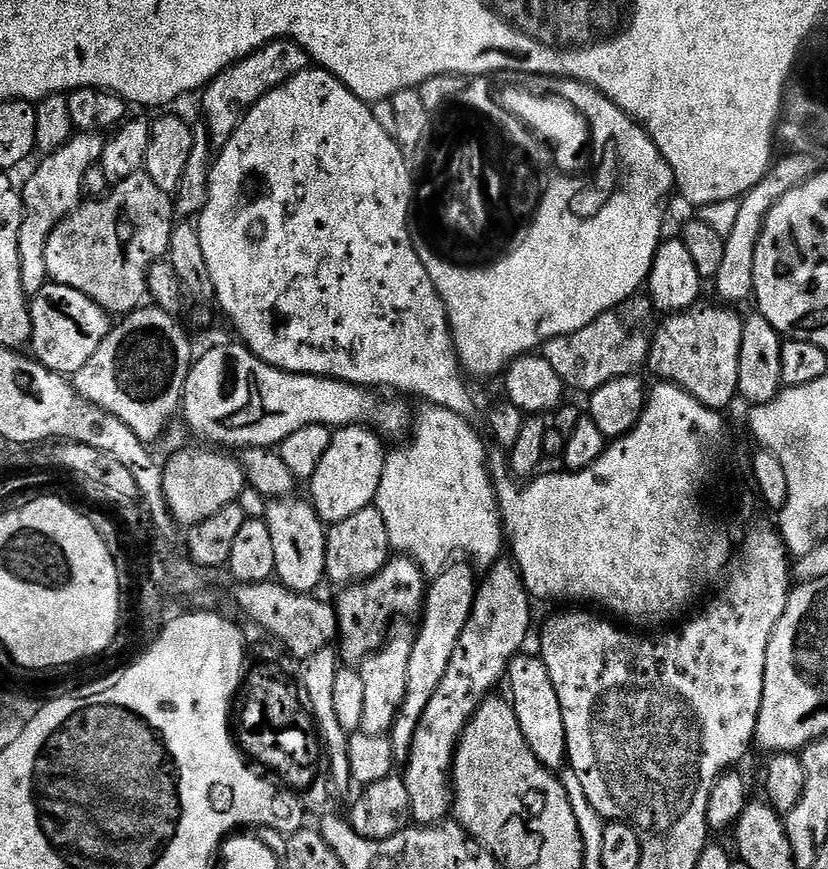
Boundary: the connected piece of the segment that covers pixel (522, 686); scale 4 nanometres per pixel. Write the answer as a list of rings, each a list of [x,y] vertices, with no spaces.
[[[521,654],[510,662],[506,688],[507,684],[512,691],[510,703],[522,726],[522,732],[526,734],[526,742],[547,768],[563,769],[568,759],[566,726],[562,718],[562,702],[558,702],[558,690],[554,690],[554,682],[550,682],[550,670],[546,670],[539,655]]]

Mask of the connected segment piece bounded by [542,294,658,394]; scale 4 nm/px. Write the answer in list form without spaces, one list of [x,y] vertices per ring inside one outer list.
[[[637,294],[606,310],[606,314],[582,326],[582,330],[550,338],[543,346],[542,355],[569,389],[577,388],[583,394],[591,394],[606,386],[606,382],[614,382],[614,378],[637,375],[641,371],[639,368],[647,365],[657,327],[658,313],[652,301],[647,295]]]

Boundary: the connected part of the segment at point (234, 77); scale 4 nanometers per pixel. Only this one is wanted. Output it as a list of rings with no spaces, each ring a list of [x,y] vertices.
[[[281,38],[264,44],[256,52],[242,58],[237,64],[231,64],[222,74],[218,74],[212,83],[203,89],[204,116],[208,119],[206,131],[212,141],[213,149],[219,150],[230,142],[236,133],[236,127],[244,119],[244,115],[267,94],[278,86],[282,86],[297,72],[309,67],[310,57],[306,49],[298,46],[298,42]]]

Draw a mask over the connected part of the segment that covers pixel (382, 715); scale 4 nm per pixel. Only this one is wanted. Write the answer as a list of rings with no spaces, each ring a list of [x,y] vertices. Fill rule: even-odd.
[[[404,622],[391,629],[384,645],[366,656],[358,666],[362,683],[364,683],[364,713],[362,714],[361,732],[386,736],[391,733],[394,718],[398,718],[398,710],[406,698],[406,681],[410,670],[410,650],[414,650],[417,629],[411,623]]]

